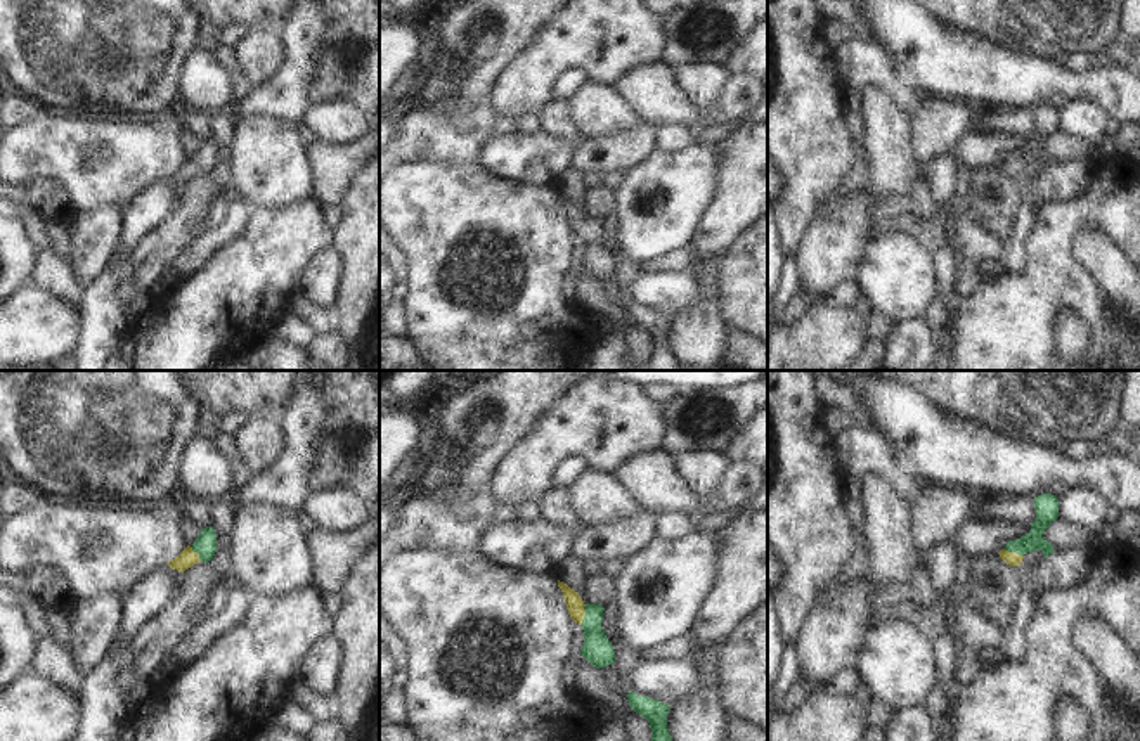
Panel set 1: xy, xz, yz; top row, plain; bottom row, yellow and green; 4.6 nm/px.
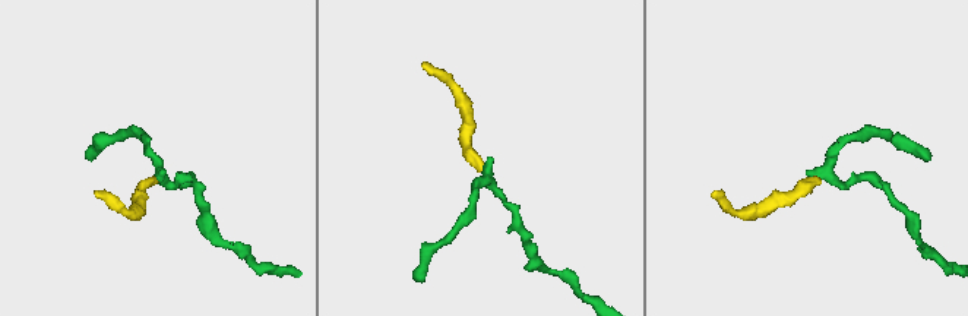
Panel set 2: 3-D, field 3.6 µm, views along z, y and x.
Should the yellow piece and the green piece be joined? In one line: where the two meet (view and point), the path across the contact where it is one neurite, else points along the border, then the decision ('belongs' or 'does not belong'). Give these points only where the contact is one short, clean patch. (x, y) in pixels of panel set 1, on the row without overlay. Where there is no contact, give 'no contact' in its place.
contact xz (584, 225); way xz (574, 215), (584, 225), (591, 232), (596, 262); belongs

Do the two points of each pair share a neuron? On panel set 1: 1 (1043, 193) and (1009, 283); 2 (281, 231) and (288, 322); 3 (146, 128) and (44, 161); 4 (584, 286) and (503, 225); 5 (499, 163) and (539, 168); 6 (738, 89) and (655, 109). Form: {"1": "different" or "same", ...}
{"1": "different", "2": "different", "3": "same", "4": "different", "5": "same", "6": "same"}

